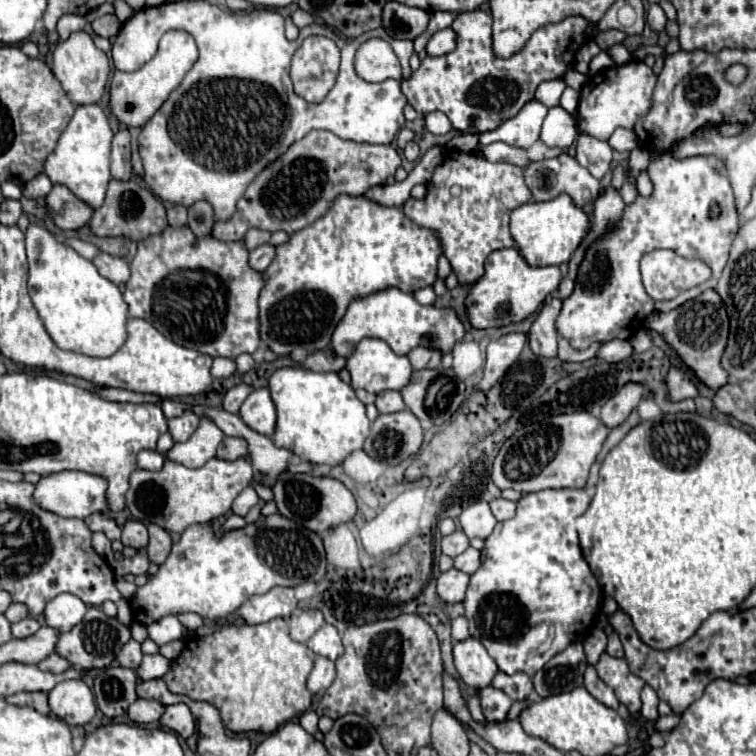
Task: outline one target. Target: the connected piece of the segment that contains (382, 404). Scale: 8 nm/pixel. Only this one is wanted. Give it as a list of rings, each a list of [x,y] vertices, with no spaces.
[[[382,391],[376,395],[376,407],[380,413],[396,413],[404,409],[404,401],[398,391]]]

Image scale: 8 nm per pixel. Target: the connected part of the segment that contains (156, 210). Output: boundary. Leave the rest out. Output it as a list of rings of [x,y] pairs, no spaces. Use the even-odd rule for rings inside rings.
[[[110,181],[106,191],[106,201],[100,209],[94,211],[90,219],[90,229],[98,237],[126,237],[132,241],[142,241],[148,235],[160,233],[168,227],[166,209],[156,195],[138,181]]]

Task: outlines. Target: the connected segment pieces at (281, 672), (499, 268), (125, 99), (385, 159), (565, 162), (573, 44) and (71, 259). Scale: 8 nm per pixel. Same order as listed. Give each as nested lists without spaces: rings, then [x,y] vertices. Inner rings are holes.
[[[278,617],[262,625],[228,625],[204,637],[194,637],[186,643],[184,651],[164,675],[164,681],[172,693],[186,695],[196,701],[210,701],[220,709],[224,725],[234,733],[274,733],[280,725],[300,717],[310,709],[312,693],[306,687],[306,679],[314,665],[314,653],[290,637],[288,619]]]
[[[516,247],[492,251],[486,259],[484,269],[484,277],[470,287],[470,293],[466,297],[470,321],[478,329],[502,327],[528,319],[544,303],[544,297],[558,291],[558,285],[564,279],[564,271],[558,265],[532,267]]]
[[[170,31],[160,39],[158,53],[152,61],[142,65],[140,69],[132,73],[114,73],[112,83],[110,83],[110,101],[108,109],[110,113],[118,119],[120,125],[126,127],[142,127],[146,121],[160,109],[160,105],[166,101],[168,93],[180,85],[184,73],[194,65],[198,57],[198,49],[194,43],[194,37],[186,31]]]
[[[310,131],[258,173],[240,197],[236,213],[228,221],[218,221],[212,229],[212,237],[220,241],[240,241],[252,227],[268,233],[286,231],[292,235],[322,217],[336,195],[364,195],[370,187],[382,185],[398,167],[400,155],[392,145],[342,141],[330,131]]]
[[[562,153],[554,159],[544,159],[544,161],[536,161],[536,163],[528,165],[524,171],[524,177],[526,177],[526,185],[530,187],[536,201],[548,201],[548,199],[558,197],[560,193],[568,193],[578,207],[584,207],[586,203],[596,201],[596,197],[600,195],[600,181],[596,177],[592,177],[588,173],[588,169],[584,169],[568,153]]]
[[[482,9],[460,13],[450,25],[456,33],[456,49],[442,57],[426,57],[418,71],[408,79],[400,79],[402,93],[418,113],[428,115],[432,111],[442,111],[462,133],[484,133],[496,129],[534,99],[534,91],[542,81],[560,79],[568,67],[572,67],[568,57],[590,39],[588,29],[592,25],[592,21],[578,15],[570,15],[560,23],[544,25],[534,33],[534,43],[528,43],[528,49],[518,53],[518,59],[504,61],[492,55],[492,15]],[[500,93],[504,93],[504,101],[500,99]]]
[[[30,225],[26,229],[26,253],[30,265],[28,291],[52,341],[64,351],[88,357],[114,355],[128,339],[128,305],[122,299],[120,289],[104,279],[92,261],[56,241],[40,225]]]

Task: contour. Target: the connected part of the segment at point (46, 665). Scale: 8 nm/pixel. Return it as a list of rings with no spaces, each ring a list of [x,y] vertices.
[[[52,653],[52,655],[48,655],[44,661],[40,661],[38,667],[40,667],[42,671],[62,673],[62,671],[66,671],[70,665],[68,665],[68,661],[64,661],[64,657],[60,657],[58,653]]]

